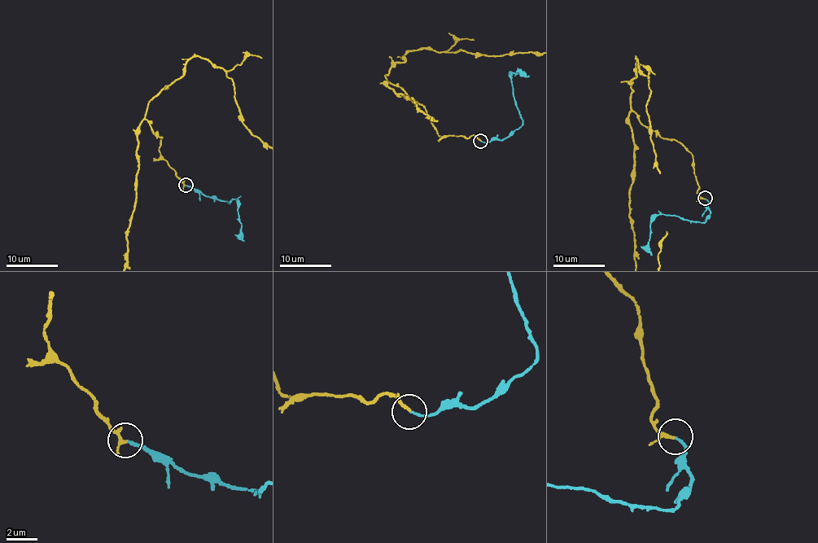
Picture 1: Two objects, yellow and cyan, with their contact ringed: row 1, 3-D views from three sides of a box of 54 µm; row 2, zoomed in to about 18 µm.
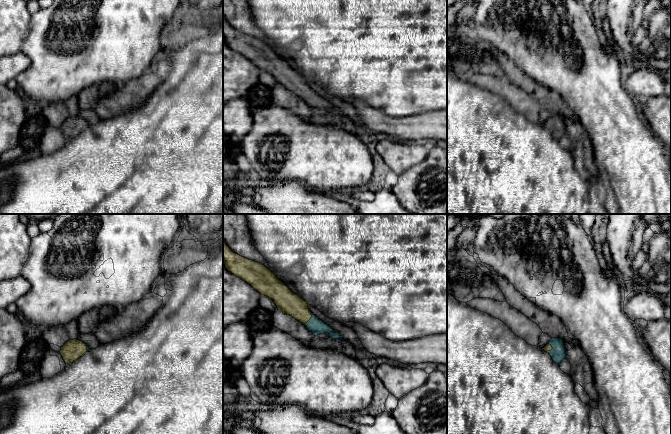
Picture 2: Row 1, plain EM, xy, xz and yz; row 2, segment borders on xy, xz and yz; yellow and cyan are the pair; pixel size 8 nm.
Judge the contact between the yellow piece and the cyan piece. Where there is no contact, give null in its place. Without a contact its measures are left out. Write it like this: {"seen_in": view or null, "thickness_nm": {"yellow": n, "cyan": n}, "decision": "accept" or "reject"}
{"seen_in": "xz", "thickness_nm": {"yellow": 170, "cyan": 120}, "decision": "accept"}

